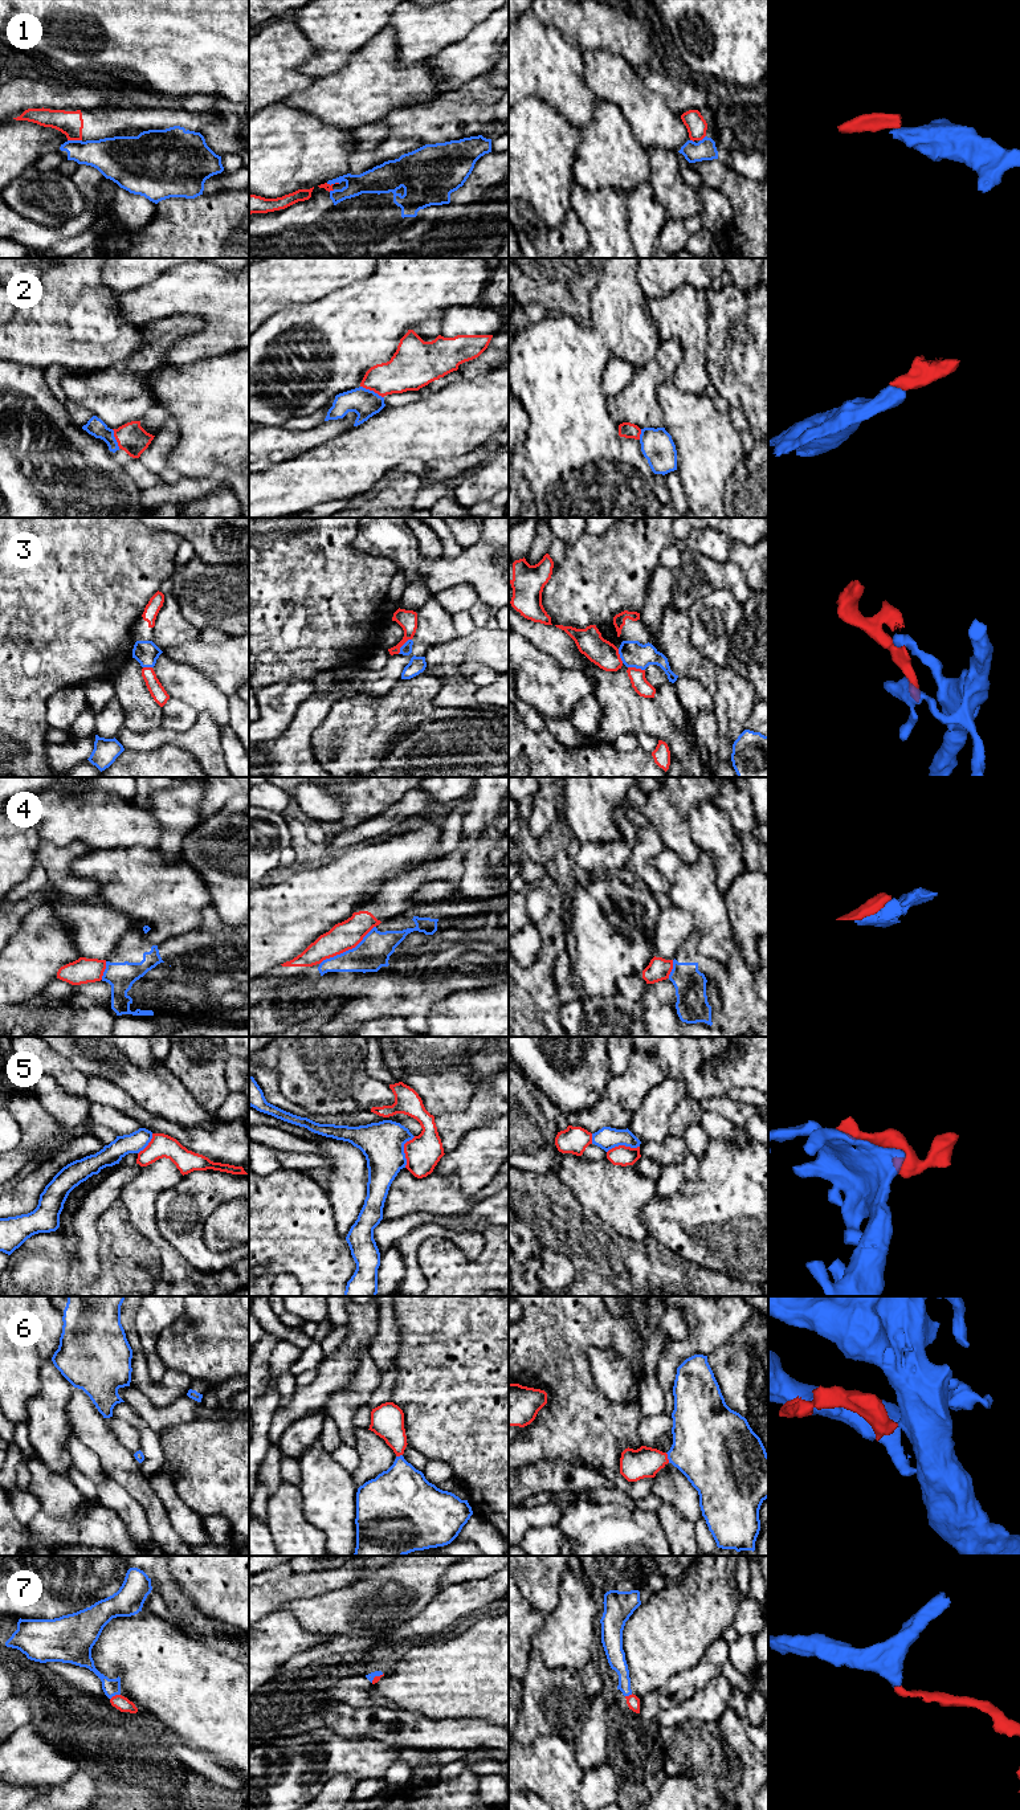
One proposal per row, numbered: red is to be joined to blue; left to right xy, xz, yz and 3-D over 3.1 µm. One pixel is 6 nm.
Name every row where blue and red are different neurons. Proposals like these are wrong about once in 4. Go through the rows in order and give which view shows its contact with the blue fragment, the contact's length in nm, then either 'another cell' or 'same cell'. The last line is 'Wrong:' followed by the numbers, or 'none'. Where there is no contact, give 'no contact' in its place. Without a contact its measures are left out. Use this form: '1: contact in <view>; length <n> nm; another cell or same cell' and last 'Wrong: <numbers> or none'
1: contact in xy; length 90 nm; another cell
2: contact in xz; length 160 nm; same cell
3: contact in xz; length 130 nm; same cell
4: contact in xz; length 420 nm; another cell
5: contact in xz; length 200 nm; same cell
6: contact in yz; length 70 nm; same cell
7: contact in xy; length 70 nm; same cell
Wrong: 1, 4

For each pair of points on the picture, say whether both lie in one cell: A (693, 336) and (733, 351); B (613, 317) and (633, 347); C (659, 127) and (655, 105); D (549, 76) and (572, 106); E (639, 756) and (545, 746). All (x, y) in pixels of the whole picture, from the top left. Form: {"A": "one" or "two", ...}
{"A": "two", "B": "one", "C": "one", "D": "one", "E": "one"}

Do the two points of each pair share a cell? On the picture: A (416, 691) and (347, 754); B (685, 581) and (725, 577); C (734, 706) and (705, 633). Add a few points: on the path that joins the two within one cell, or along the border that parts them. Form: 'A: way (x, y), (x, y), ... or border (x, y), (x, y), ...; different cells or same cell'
A: way (399, 707), (382, 722), (374, 724), (362, 736); same cell
B: way (694, 579), (715, 577); same cell
C: border (693, 645), (715, 665), (726, 667); different cells

